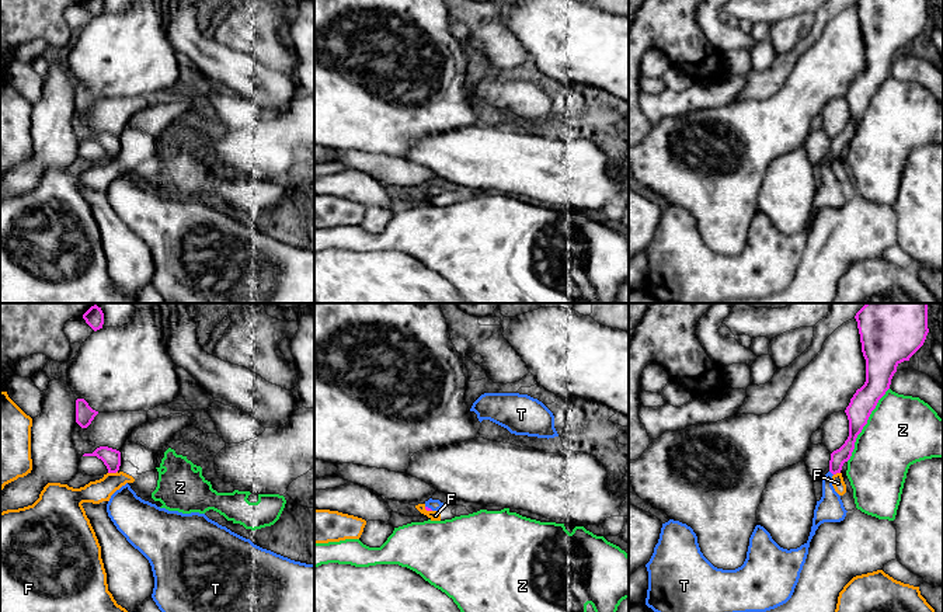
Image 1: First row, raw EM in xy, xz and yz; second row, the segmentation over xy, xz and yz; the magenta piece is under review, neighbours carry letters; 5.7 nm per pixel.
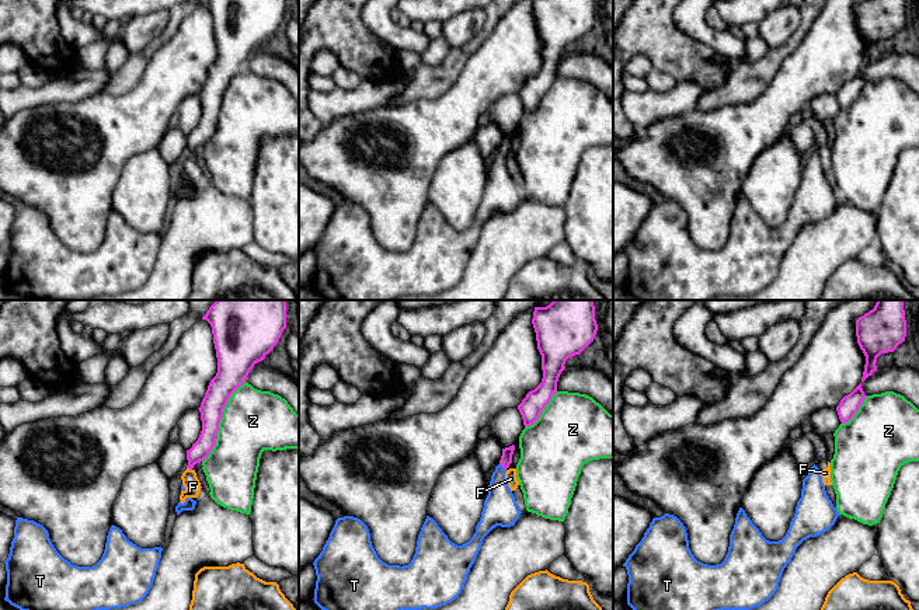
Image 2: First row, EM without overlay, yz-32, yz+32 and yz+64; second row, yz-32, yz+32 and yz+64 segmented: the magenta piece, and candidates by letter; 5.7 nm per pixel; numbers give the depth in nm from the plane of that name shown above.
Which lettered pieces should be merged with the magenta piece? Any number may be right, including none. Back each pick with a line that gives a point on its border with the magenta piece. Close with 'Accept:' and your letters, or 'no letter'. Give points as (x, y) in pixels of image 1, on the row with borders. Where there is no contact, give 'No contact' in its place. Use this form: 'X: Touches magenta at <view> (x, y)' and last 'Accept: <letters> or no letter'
T: Touches magenta at yz (831, 472)
Accept: T

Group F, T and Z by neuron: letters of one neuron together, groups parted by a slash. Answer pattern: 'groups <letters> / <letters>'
groups F / T / Z

